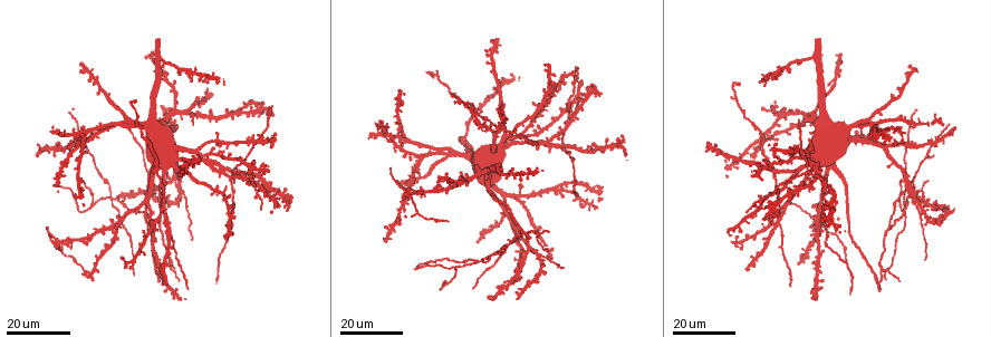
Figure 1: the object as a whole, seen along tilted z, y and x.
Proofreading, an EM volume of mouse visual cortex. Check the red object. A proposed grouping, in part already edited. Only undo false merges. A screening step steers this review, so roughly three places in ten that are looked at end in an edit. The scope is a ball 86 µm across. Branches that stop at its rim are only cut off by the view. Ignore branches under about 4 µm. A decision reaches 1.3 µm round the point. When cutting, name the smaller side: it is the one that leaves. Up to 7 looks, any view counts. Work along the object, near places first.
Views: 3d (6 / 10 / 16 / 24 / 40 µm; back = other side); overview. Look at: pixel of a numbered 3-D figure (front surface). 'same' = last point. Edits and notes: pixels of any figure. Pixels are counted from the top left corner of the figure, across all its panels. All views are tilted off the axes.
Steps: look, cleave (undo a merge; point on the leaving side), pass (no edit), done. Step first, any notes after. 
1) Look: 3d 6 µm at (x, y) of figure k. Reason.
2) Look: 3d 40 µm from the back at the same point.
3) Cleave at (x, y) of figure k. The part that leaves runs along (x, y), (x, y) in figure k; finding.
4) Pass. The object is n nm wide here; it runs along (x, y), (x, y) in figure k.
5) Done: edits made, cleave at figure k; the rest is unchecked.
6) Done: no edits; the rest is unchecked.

Look: 3d 24 µm at (537, 256) of figure 1. Looks like a crossing.

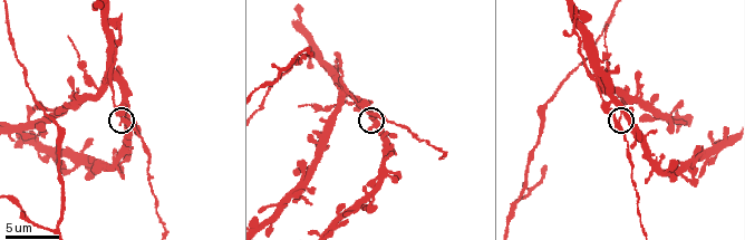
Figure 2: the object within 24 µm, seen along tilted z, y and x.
Look: 3d 10 µm at (625, 115) of figure 2.

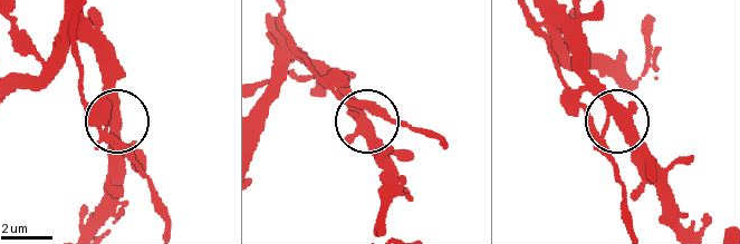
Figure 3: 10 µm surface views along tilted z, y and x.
Pass. It runs along (549, 17), (612, 119), (603, 148), (614, 181) in figure 3; continuous, no second cell.

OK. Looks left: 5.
Look: 3d 6 µm at (107, 87) of figure 2. Small branch off a trunk.

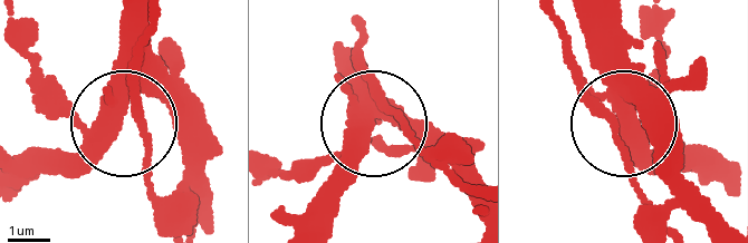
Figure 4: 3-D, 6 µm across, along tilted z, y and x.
Look: 3d 6 µm from the back at (621, 117) of figure 4.

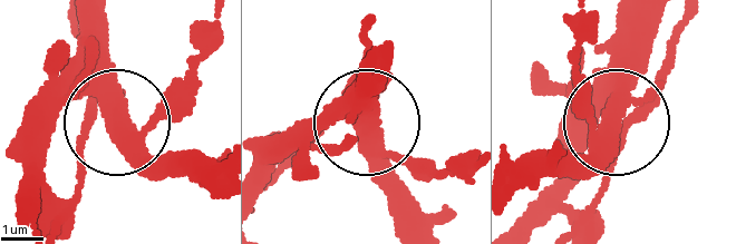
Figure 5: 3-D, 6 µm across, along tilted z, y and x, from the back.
Cleave at (191, 88) of figure 5. The part that leaves runs along (145, 126), (210, 22) in figure 5; two cells meet here.

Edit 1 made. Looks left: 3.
Look: 3d 24 µm at (92, 207) of figure 1.

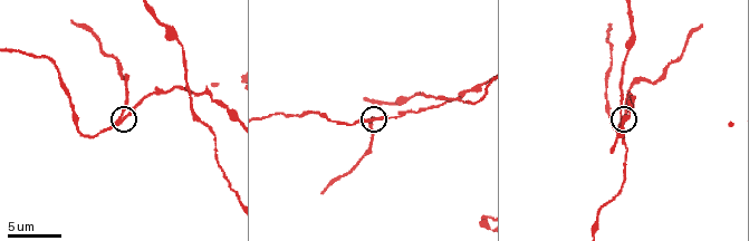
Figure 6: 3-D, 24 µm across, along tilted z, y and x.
Look: 3d 6 µm at (122, 114) of figure 6.

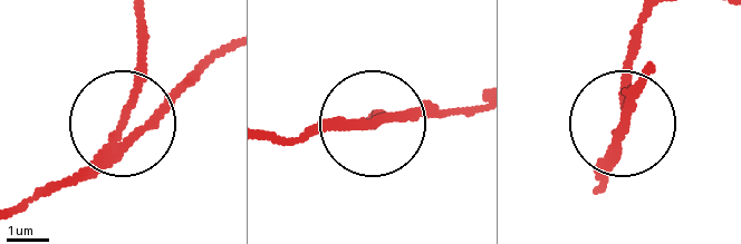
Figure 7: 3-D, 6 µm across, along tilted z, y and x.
Cleave at (130, 100) of figure 7. 3 arms meet here; the part that leaves runs along (102, 155), (142, 50), (140, 17) in figure 7; a second cell is stuck on.

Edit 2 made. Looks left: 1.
Done: edits made, cleave at figure 5, cleave at figure 7; the rest is unchecked.

